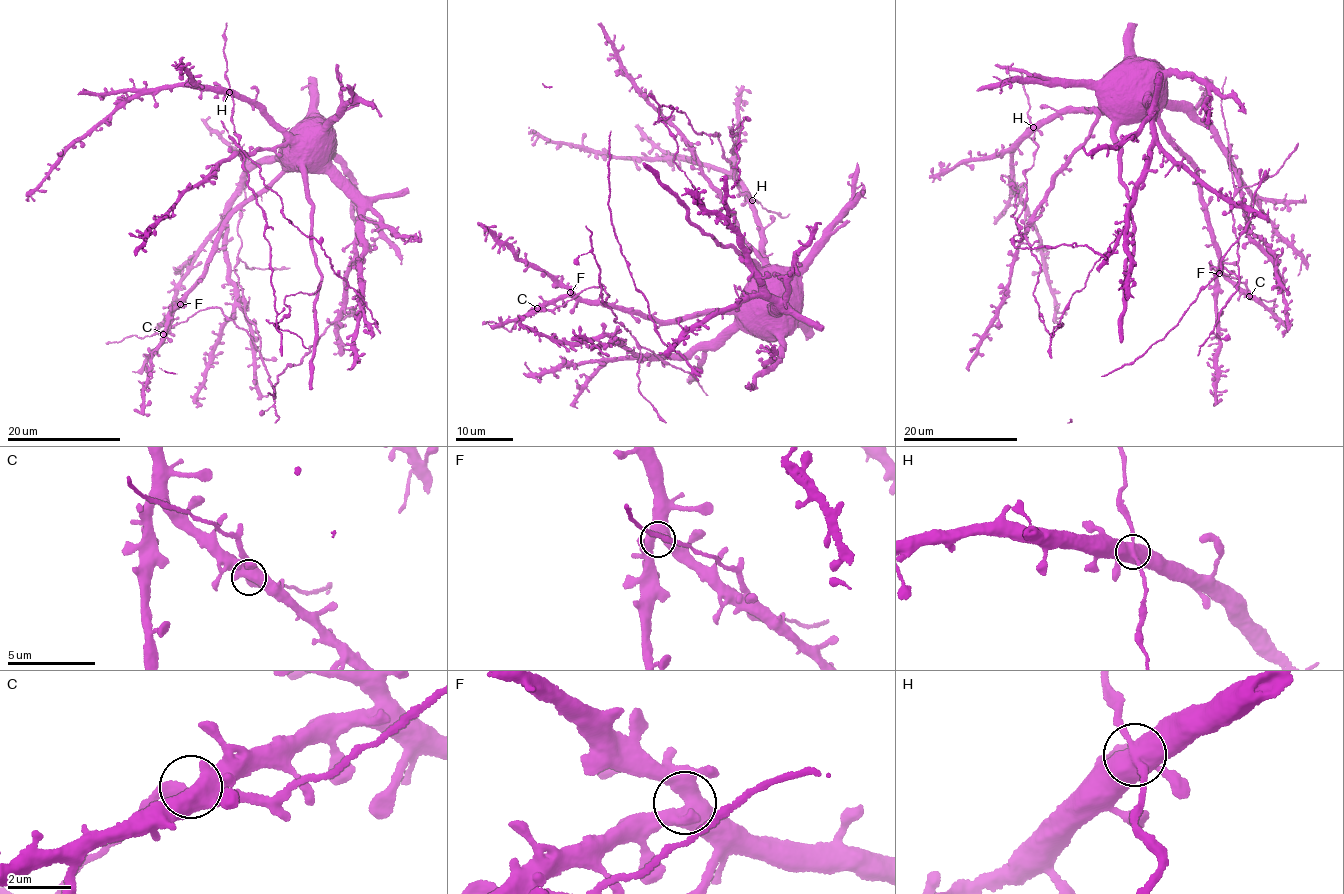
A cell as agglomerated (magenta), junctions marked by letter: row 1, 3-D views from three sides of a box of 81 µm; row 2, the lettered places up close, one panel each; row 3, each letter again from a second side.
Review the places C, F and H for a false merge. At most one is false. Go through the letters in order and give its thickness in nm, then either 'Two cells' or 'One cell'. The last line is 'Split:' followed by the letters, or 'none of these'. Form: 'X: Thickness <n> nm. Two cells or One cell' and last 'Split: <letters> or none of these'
C: Thickness 480 nm. One cell
F: Thickness 480 nm. One cell
H: Thickness 480 nm. Two cells
Split: H

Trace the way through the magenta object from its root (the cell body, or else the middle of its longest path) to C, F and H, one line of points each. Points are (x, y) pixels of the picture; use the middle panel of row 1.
C: (773, 287), (742, 298), (731, 311), (674, 320), (656, 318), (614, 303), (568, 296), (537, 308)
F: (773, 287), (742, 298), (731, 311), (674, 320), (656, 318), (614, 303), (582, 298), (570, 292)
H: (773, 287), (774, 294), (767, 281), (767, 256), (763, 249), (761, 223), (752, 200)

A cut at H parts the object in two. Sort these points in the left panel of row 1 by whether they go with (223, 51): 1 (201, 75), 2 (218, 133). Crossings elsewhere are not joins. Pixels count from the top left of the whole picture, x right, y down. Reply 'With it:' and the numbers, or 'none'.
With it: none

